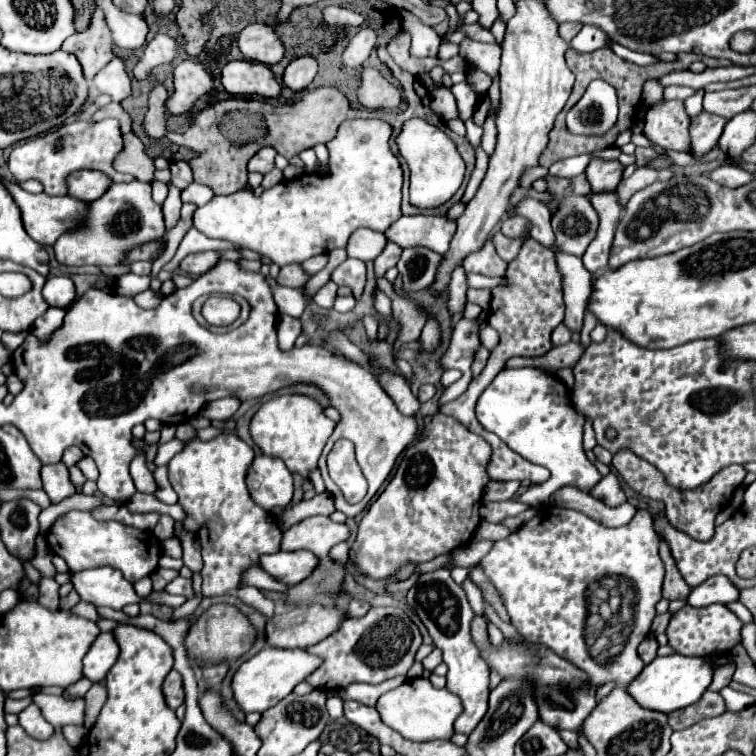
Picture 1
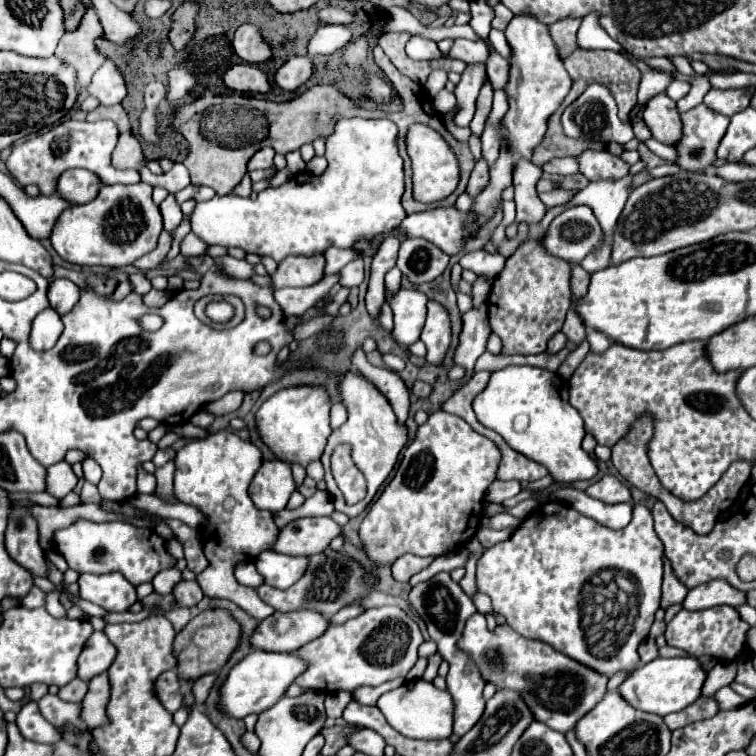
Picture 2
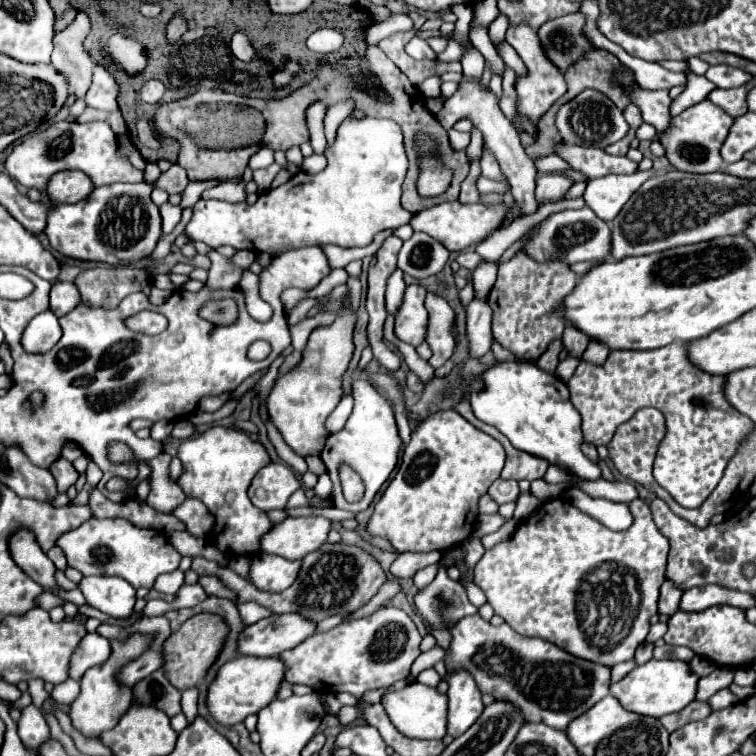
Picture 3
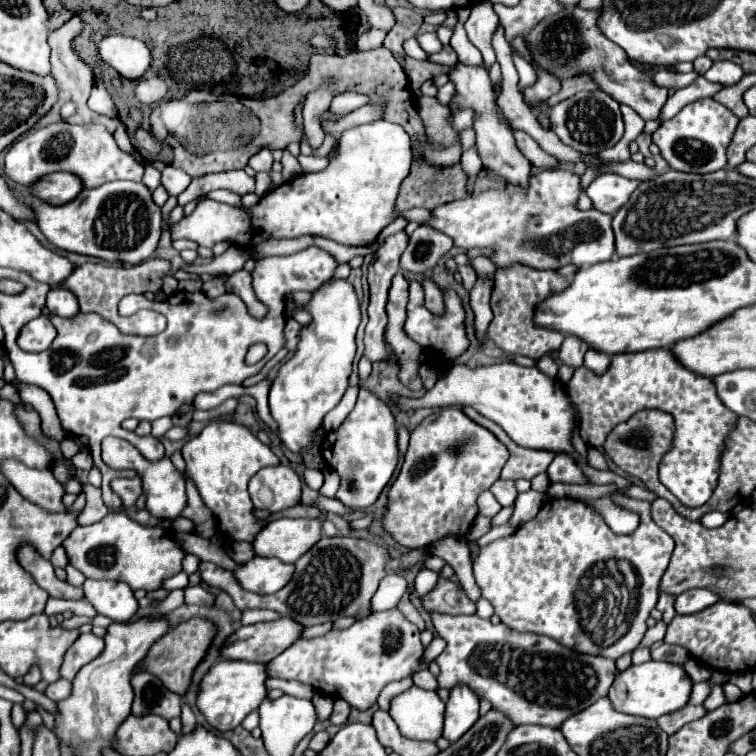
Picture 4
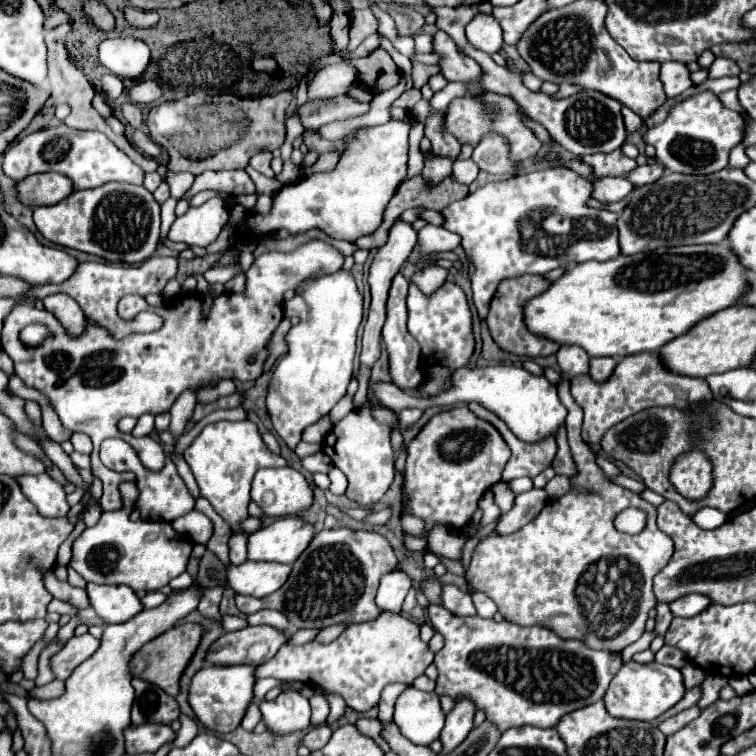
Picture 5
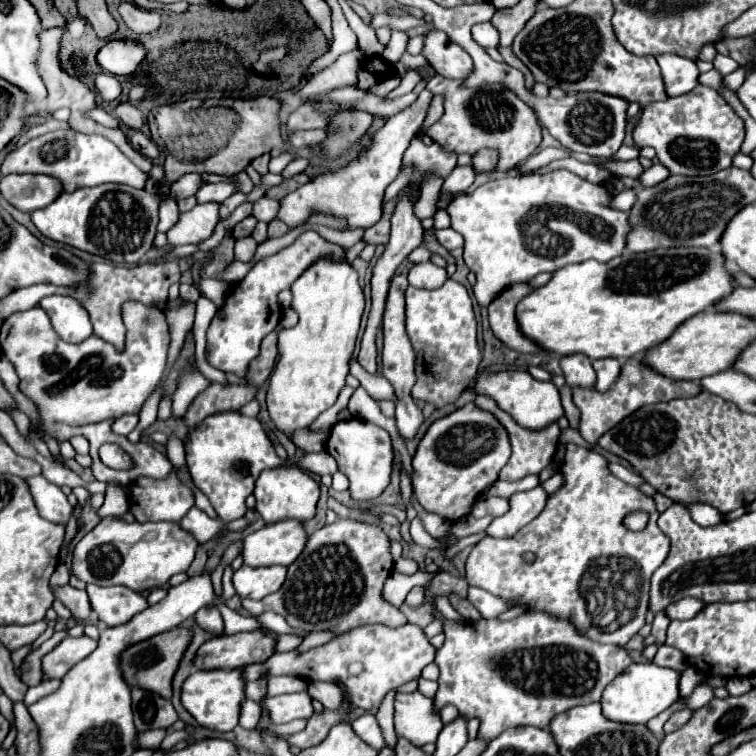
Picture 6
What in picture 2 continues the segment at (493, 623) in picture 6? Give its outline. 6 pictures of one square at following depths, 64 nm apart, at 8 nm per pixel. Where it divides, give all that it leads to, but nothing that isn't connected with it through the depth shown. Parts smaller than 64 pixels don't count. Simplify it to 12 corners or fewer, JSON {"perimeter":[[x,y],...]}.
{"perimeter":[[480,612],[458,646],[496,690],[558,732],[608,676]]}

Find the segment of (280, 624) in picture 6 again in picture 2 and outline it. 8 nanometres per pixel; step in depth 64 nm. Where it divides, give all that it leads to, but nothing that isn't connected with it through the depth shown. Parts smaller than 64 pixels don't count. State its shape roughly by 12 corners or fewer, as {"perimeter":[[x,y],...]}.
{"perimeter":[[230,430],[176,452],[174,494],[208,516],[196,576],[254,620],[274,608],[232,568],[278,526],[248,486],[262,452]]}

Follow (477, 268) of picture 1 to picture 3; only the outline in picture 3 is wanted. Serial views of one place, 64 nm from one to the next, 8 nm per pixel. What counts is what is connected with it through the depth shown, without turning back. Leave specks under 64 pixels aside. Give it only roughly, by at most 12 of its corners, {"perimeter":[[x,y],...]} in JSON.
{"perimeter":[[474,250],[458,254],[456,262],[462,268],[474,270],[482,262]]}

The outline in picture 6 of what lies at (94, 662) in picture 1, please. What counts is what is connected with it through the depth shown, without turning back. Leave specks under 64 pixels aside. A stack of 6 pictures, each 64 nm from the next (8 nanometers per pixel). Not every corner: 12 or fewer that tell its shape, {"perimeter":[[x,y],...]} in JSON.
{"perimeter":[[66,636],[42,658],[48,678],[62,678],[98,642]]}

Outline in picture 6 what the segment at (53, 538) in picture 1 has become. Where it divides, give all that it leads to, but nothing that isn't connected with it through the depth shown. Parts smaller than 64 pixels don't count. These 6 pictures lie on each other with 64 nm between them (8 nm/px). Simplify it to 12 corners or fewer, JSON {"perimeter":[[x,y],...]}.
{"perimeter":[[100,520],[74,548],[86,584],[160,588],[198,542],[178,522]]}

